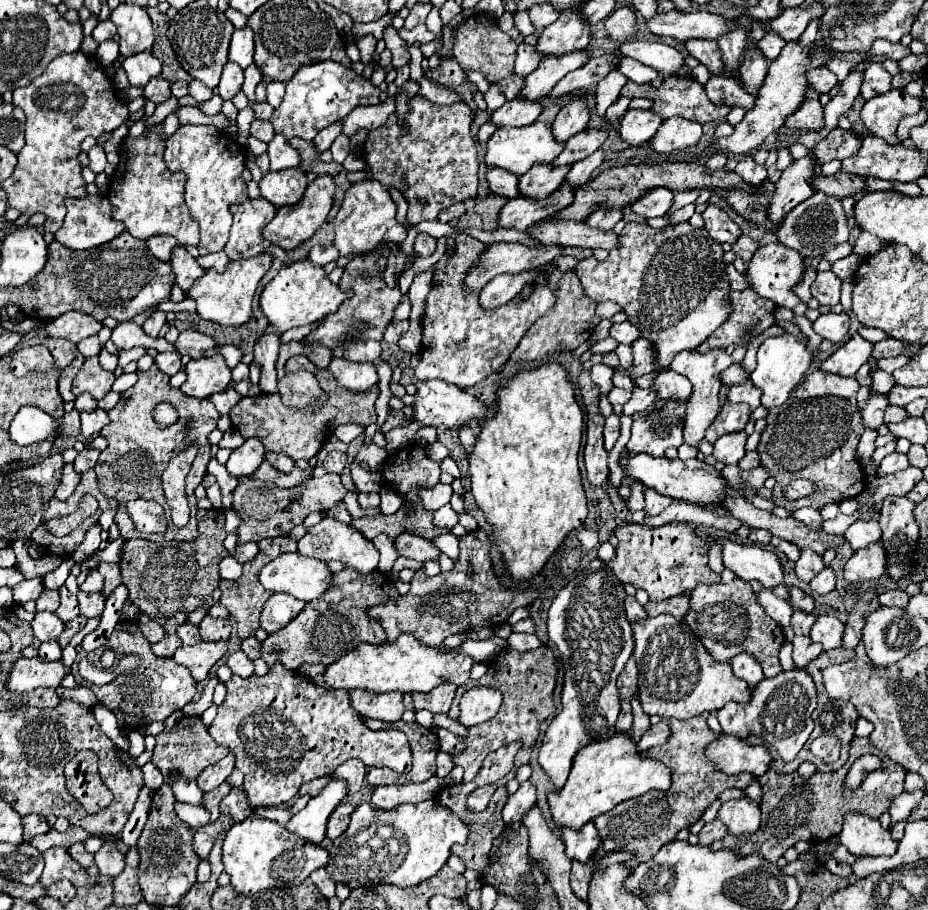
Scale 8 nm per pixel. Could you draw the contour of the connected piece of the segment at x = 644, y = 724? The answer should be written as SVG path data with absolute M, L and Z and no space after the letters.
M634 696L632 700L632 716L634 716L634 726L632 726L632 740L638 742L642 738L642 734L650 728L650 718L644 714L638 696Z

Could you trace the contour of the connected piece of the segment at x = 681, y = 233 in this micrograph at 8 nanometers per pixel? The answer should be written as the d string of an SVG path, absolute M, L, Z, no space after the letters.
M628 222L618 236L618 248L614 248L604 262L598 262L594 256L590 256L578 262L574 272L590 300L596 304L604 300L618 304L628 320L640 330L640 334L652 342L658 370L666 370L676 354L700 346L730 316L730 308L724 304L730 286L726 278L726 264L722 260L722 248L706 234L704 228L698 230L690 222L670 224L662 230L650 228L642 222Z

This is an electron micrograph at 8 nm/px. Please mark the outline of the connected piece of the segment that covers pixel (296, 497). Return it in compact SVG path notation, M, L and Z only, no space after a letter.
M324 474L322 478L312 478L306 484L282 490L268 482L258 482L244 478L232 492L232 510L242 518L242 526L237 531L237 542L260 542L264 538L276 538L290 532L294 526L302 524L310 512L330 510L346 494L346 488L338 474Z

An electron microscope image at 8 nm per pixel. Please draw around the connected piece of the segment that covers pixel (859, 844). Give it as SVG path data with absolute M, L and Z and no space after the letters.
M848 812L844 816L844 826L838 840L854 856L892 856L898 848L898 842L890 836L890 830L882 828L876 818L862 812Z

